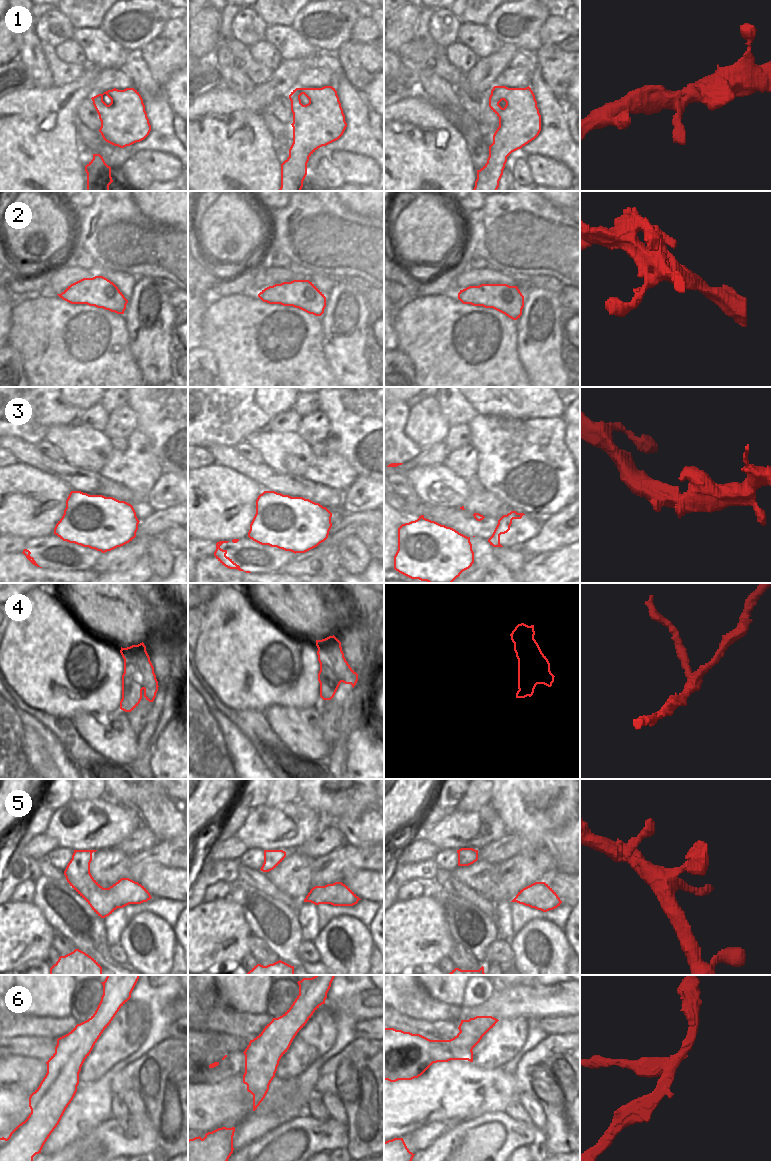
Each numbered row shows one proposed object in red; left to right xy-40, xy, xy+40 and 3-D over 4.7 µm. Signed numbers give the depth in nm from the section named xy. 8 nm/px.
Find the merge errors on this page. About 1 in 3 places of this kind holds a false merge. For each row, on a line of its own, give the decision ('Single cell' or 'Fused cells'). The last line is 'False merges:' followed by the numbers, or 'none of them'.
1: Single cell
2: Single cell
3: Single cell
4: Fused cells
5: Single cell
6: Fused cells
False merges: 4, 6

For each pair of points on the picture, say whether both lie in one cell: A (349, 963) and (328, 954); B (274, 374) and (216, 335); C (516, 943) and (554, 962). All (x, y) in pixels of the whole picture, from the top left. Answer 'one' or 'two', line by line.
A: one
B: one
C: one

